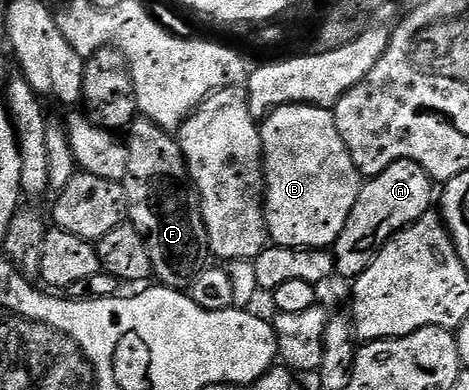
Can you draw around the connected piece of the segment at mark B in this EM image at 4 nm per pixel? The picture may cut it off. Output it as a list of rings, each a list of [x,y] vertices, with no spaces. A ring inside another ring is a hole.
[[[290,103],[276,108],[261,120],[260,130],[266,173],[264,202],[269,242],[279,247],[333,248],[344,229],[344,221],[348,221],[352,205],[356,205],[356,197],[364,182],[356,165],[352,165],[352,157],[348,153],[348,145],[344,145],[344,137],[340,137],[340,129],[336,129],[333,110],[308,103]]]

